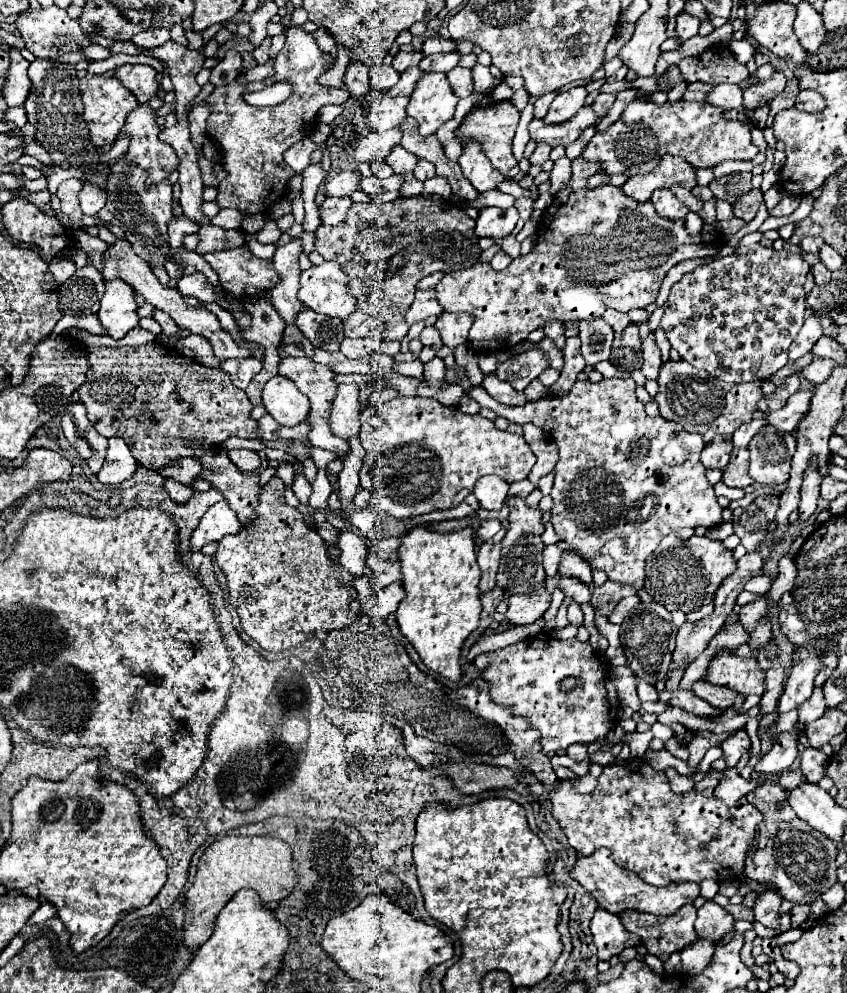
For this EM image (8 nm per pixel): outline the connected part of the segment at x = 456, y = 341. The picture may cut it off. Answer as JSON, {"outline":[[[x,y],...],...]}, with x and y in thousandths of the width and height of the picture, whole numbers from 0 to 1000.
{"outline":[[[524,314],[515,324],[515,332],[519,334],[522,344],[531,350],[538,350],[538,348],[550,344],[555,328],[557,328],[555,316],[529,316],[529,314]]]}

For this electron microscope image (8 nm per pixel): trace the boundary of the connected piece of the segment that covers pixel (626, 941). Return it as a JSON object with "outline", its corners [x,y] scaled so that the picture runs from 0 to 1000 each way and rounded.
{"outline":[[[711,914],[701,918],[697,937],[701,943],[701,951],[706,953],[706,967],[720,967],[737,955],[756,951],[756,945],[751,941],[744,941],[727,920],[720,920]]]}

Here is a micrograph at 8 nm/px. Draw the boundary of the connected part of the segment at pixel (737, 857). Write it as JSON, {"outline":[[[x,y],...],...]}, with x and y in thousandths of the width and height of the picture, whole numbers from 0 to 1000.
{"outline":[[[751,763],[739,769],[718,769],[706,783],[706,792],[697,800],[682,800],[671,788],[661,788],[649,798],[654,812],[652,822],[661,828],[673,852],[682,860],[697,862],[704,854],[715,852],[720,854],[727,870],[751,878],[765,890],[786,892],[791,888],[826,888],[831,884],[841,884],[845,888],[871,884],[878,876],[878,862],[890,846],[895,828],[900,828],[900,820],[881,806],[871,806],[867,812],[857,812],[845,806],[843,794],[855,777],[857,775],[834,777],[831,785],[822,788],[812,800],[796,800],[786,779],[772,775],[763,765]]]}

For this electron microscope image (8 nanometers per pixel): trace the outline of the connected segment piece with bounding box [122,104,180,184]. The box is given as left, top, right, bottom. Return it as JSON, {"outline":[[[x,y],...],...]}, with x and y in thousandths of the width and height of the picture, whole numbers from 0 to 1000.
{"outline":[[[163,105],[163,109],[156,111],[156,115],[149,119],[149,125],[144,129],[144,135],[153,137],[153,147],[146,155],[146,161],[156,167],[168,169],[175,175],[175,179],[172,179],[175,185],[187,185],[189,181],[196,181],[208,171],[208,165],[213,165],[208,161],[208,151],[187,139],[189,129],[184,125],[184,119],[187,119],[187,115],[177,105]]]}

